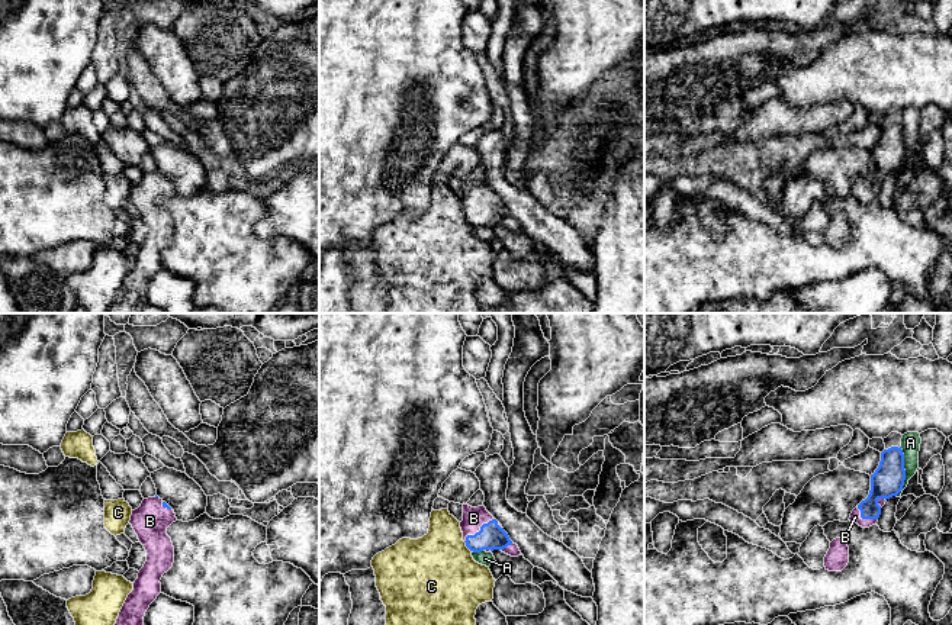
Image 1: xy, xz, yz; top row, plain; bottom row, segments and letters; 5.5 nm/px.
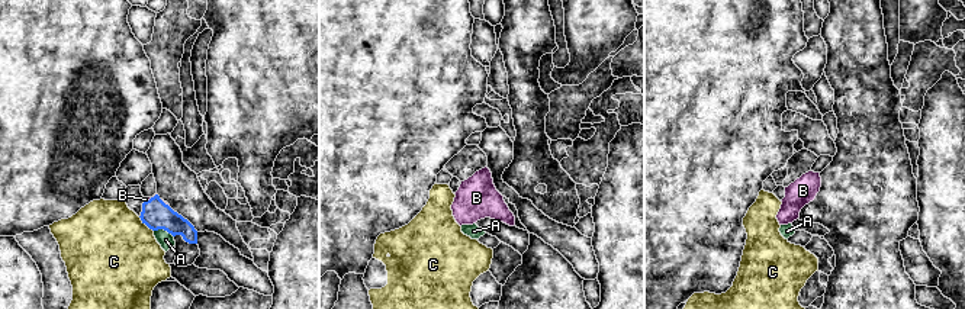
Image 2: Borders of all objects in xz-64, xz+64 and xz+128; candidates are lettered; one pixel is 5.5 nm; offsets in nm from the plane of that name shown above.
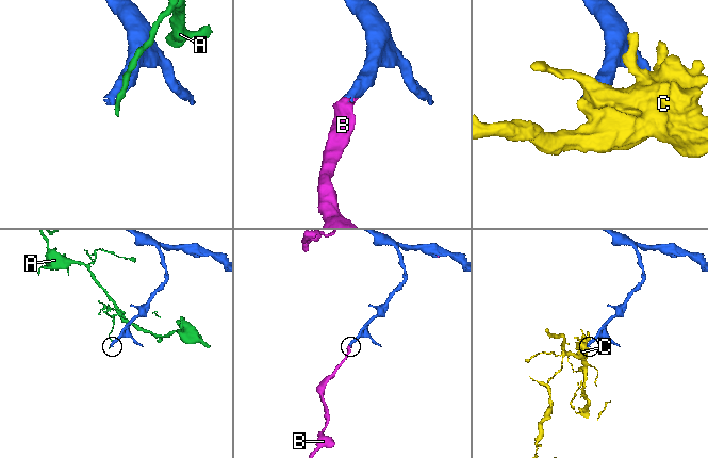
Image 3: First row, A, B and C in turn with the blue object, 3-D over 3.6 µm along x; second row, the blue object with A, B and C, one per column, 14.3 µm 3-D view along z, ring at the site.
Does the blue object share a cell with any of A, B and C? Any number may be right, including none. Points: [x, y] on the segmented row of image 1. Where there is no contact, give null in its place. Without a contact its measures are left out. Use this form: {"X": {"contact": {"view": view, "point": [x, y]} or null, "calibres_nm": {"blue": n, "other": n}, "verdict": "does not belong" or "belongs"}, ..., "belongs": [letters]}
{"A": {"contact": {"view": "yz", "point": [904, 472]}, "calibres_nm": {"blue": 180, "other": 110}, "verdict": "does not belong"}, "B": {"contact": {"view": "xz", "point": [479, 531]}, "calibres_nm": {"blue": 140, "other": 120}, "verdict": "belongs"}, "C": {"contact": {"view": "xz", "point": [466, 545]}, "calibres_nm": {"blue": 140, "other": 480}, "verdict": "does not belong"}, "belongs": ["B"]}

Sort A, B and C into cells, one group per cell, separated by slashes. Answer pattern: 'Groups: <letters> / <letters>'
Groups: A / B / C

